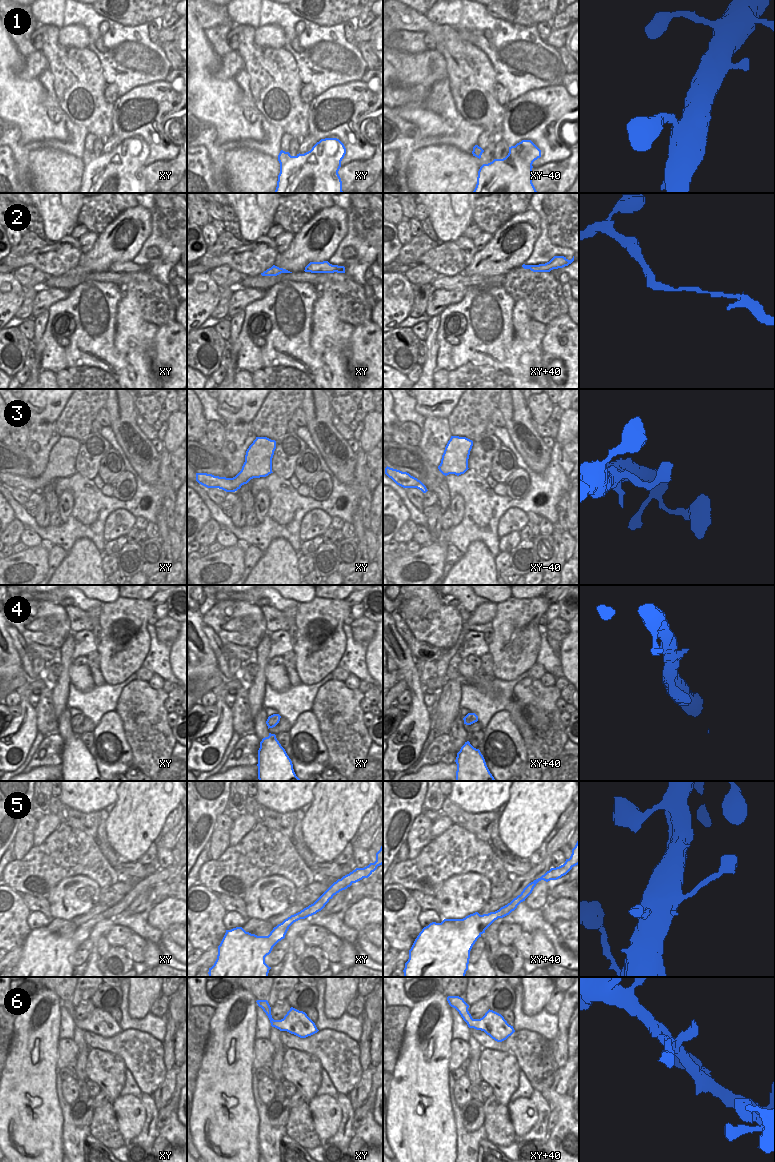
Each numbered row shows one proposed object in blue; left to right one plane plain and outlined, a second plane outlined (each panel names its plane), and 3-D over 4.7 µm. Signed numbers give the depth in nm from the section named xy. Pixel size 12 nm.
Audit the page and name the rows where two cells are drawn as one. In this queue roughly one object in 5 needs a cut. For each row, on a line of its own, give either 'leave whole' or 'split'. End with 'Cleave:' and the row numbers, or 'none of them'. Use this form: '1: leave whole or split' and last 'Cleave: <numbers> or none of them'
1: leave whole
2: leave whole
3: leave whole
4: leave whole
5: leave whole
6: leave whole
Cleave: none of them

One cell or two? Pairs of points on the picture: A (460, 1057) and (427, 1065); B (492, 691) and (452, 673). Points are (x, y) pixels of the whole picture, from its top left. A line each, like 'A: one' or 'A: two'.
A: two
B: one

